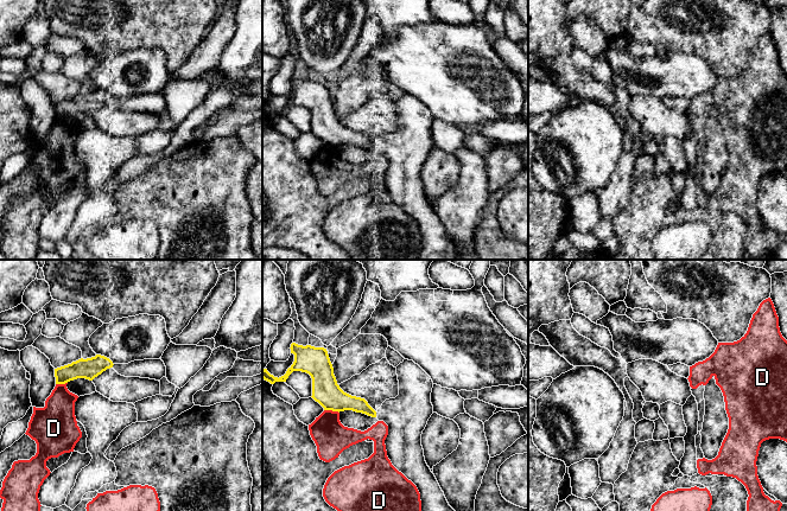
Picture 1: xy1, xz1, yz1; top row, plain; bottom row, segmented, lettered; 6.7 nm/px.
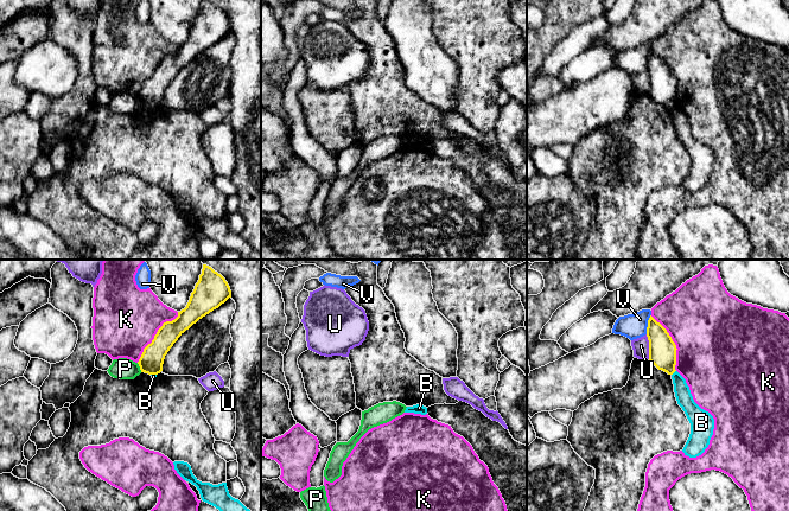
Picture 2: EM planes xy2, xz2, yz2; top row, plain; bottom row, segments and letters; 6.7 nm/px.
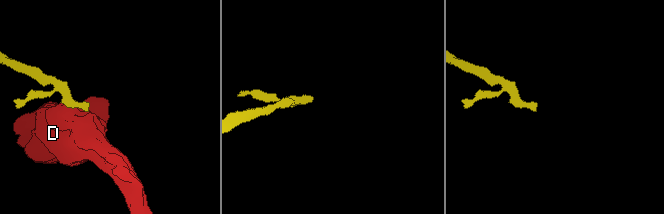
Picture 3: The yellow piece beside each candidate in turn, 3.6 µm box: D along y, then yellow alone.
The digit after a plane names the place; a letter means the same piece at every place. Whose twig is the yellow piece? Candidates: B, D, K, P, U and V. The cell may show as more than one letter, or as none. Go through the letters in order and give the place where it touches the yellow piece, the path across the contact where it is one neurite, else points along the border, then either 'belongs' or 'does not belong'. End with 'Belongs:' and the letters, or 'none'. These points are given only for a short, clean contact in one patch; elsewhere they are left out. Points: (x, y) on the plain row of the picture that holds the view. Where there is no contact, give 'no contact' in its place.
B: contact yz2 (674, 106); border yz2 (675, 104), (672, 109); does not belong
D: contact xz1 (331, 144); border xz1 (324, 144), (338, 147); does not belong
K: contact xy2 (156, 69); does not belong
P: contact xy2 (140, 102); border xy2 (137, 97), (141, 106); does not belong
U: contact yz2 (649, 81); border yz2 (646, 69), (649, 93); does not belong
V: contact yz2 (648, 58); does not belong
Belongs: none

